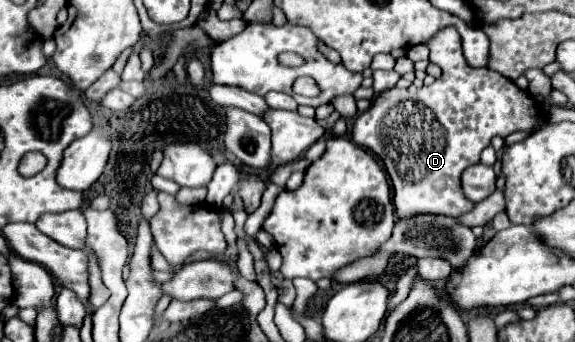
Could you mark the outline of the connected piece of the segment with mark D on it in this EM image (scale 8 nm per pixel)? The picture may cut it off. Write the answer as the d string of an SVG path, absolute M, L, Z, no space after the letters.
M454 26L438 30L424 44L430 51L430 61L442 68L442 78L438 78L436 84L422 88L392 88L382 92L378 98L372 100L370 110L356 118L352 130L352 140L362 148L372 150L384 162L384 168L394 186L394 208L398 220L408 220L420 214L456 218L462 212L468 212L474 204L462 194L460 174L468 166L480 162L480 152L490 146L490 140L494 136L506 138L518 130L532 134L544 124L542 106L526 90L518 88L512 80L490 68L472 68L470 64L466 64L462 56L460 36Z

